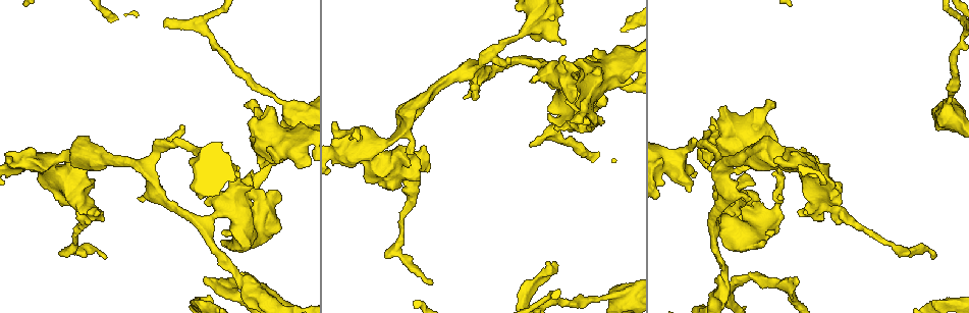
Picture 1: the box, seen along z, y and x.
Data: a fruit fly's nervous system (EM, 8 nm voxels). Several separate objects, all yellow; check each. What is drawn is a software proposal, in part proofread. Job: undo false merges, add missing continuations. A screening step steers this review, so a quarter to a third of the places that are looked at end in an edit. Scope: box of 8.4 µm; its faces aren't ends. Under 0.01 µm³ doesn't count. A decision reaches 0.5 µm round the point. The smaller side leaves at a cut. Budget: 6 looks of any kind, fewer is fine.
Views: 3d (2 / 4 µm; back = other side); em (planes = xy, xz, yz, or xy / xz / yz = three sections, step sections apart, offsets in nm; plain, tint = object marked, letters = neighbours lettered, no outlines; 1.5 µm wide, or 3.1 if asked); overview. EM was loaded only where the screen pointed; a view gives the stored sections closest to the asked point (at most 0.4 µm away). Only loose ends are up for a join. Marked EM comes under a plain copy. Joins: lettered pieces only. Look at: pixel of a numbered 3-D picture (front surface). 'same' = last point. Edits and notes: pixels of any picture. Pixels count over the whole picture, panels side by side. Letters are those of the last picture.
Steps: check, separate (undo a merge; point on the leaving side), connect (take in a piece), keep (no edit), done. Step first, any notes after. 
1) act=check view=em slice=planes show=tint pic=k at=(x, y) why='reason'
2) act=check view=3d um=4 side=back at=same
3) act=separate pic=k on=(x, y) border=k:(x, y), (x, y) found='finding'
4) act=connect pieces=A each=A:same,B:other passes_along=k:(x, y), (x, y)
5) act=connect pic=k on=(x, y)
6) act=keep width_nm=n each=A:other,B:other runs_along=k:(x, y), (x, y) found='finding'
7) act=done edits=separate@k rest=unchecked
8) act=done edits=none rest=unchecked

act=check view=em slice=xy step=8 show=tint pic=1 at=(948, 111) why='calibre changes'

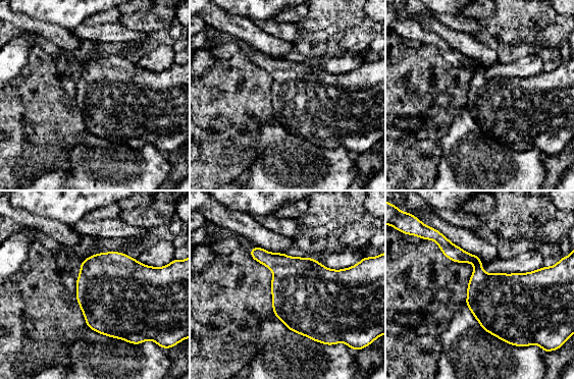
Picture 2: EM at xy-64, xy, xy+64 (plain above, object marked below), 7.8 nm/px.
act=check view=em slice=planes show=tint at=same

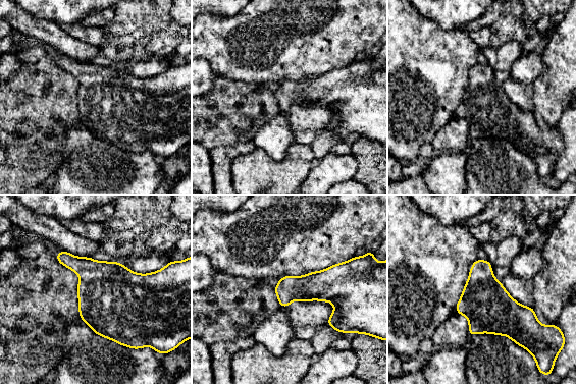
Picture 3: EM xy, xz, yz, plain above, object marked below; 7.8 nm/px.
act=check view=em slice=planes show=letters at=same

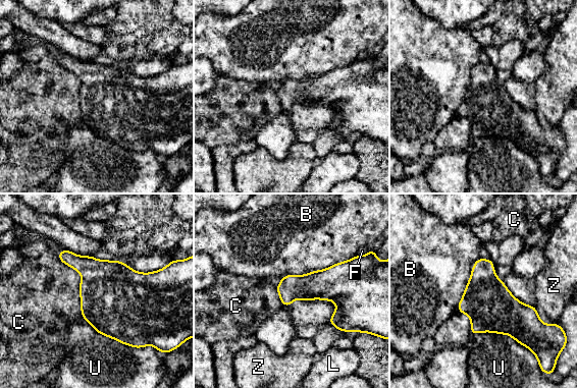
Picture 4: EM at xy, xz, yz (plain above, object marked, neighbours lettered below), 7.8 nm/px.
act=keep width_nm=240 longest_contact=U:650nm each=B:other,C:other,F:other,L:other,U:other,Z:other found='all the same neuron'

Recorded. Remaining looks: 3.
act=check view=em slice=xy step=4 show=tint pic=1 at=(199, 222) why='calibre changes'

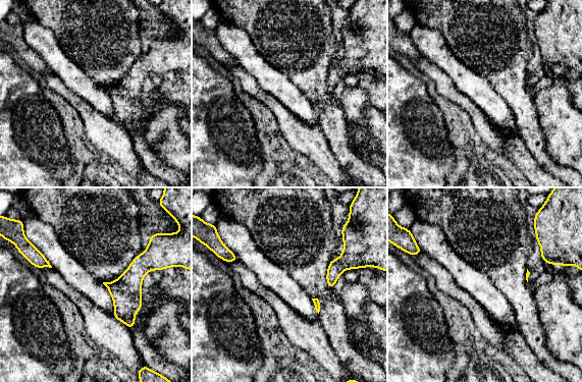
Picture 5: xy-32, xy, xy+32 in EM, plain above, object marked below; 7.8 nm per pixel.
act=check view=em slice=planes show=letters at=same why='another direction'

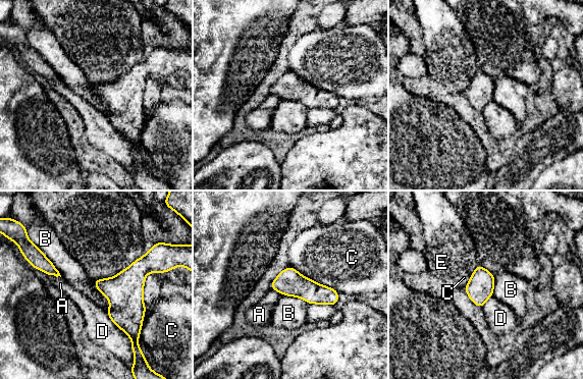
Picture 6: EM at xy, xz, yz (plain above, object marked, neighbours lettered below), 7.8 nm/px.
act=keep width_nm=140 each=A:other,B:other,C:other,D:other,E:other found='all the same neuron'

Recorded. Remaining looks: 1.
act=done edits=none rest=unchecked

